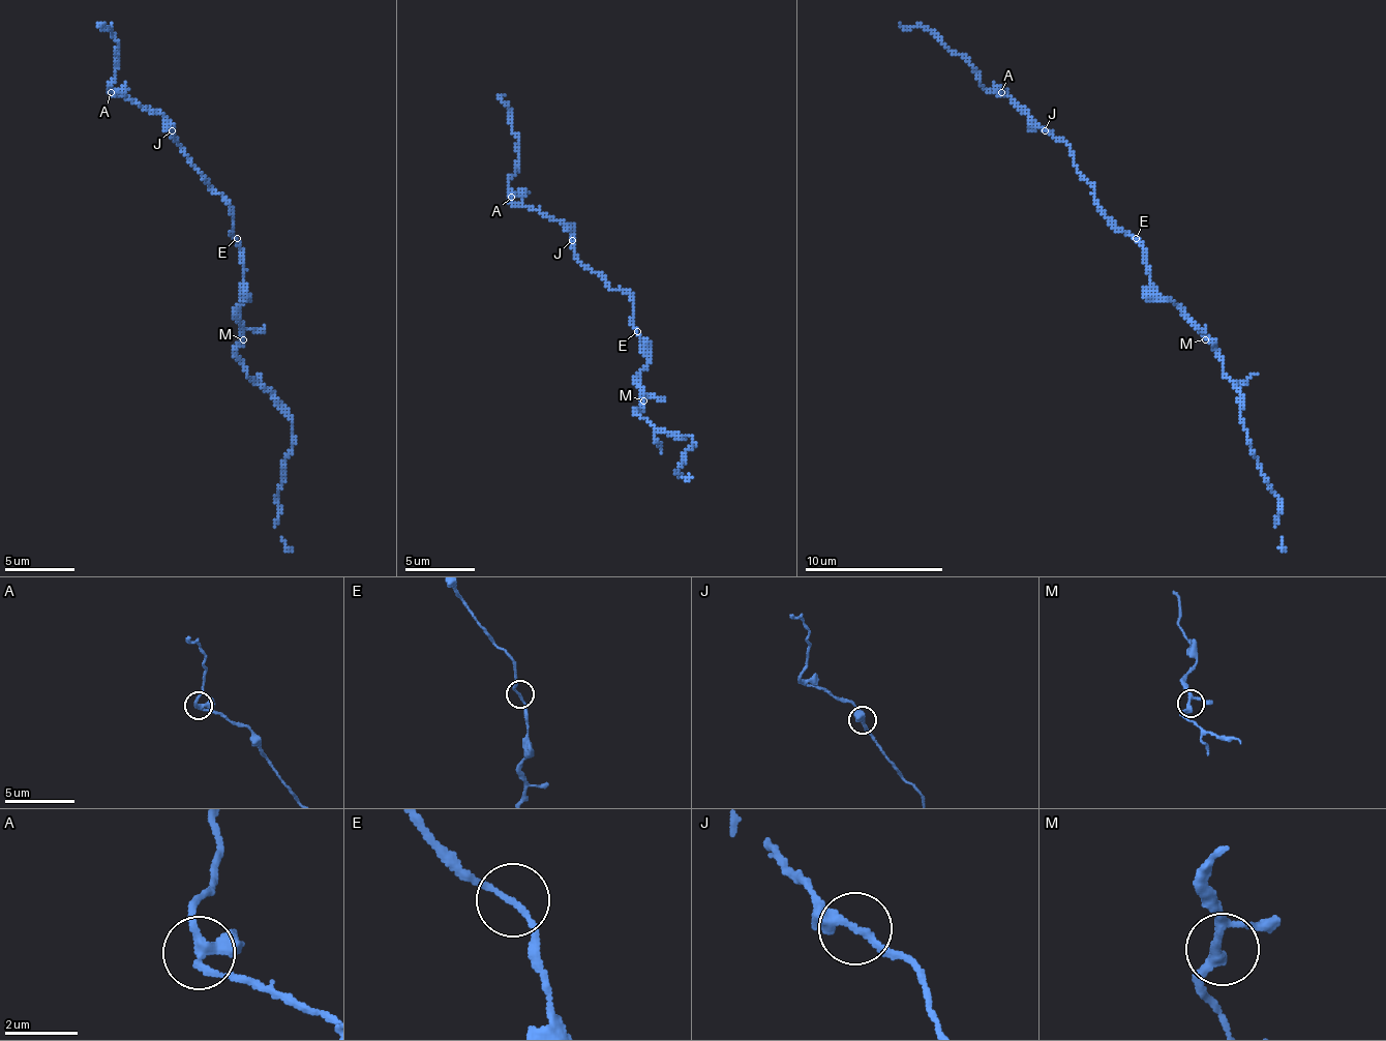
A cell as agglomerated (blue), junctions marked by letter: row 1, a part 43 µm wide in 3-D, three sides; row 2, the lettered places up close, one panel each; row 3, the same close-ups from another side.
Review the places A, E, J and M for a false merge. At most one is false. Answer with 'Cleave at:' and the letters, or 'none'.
Cleave at: A

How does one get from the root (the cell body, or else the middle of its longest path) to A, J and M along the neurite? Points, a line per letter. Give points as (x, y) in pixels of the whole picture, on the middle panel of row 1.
A: (637, 331), (633, 300), (578, 259), (574, 234), (561, 220), (543, 217), (512, 196)
J: (637, 331), (633, 325), (633, 300), (623, 290), (612, 290), (589, 269), (578, 259), (571, 241)
M: (637, 331), (643, 338), (643, 356), (648, 359), (648, 366), (640, 374), (640, 397), (643, 400)

